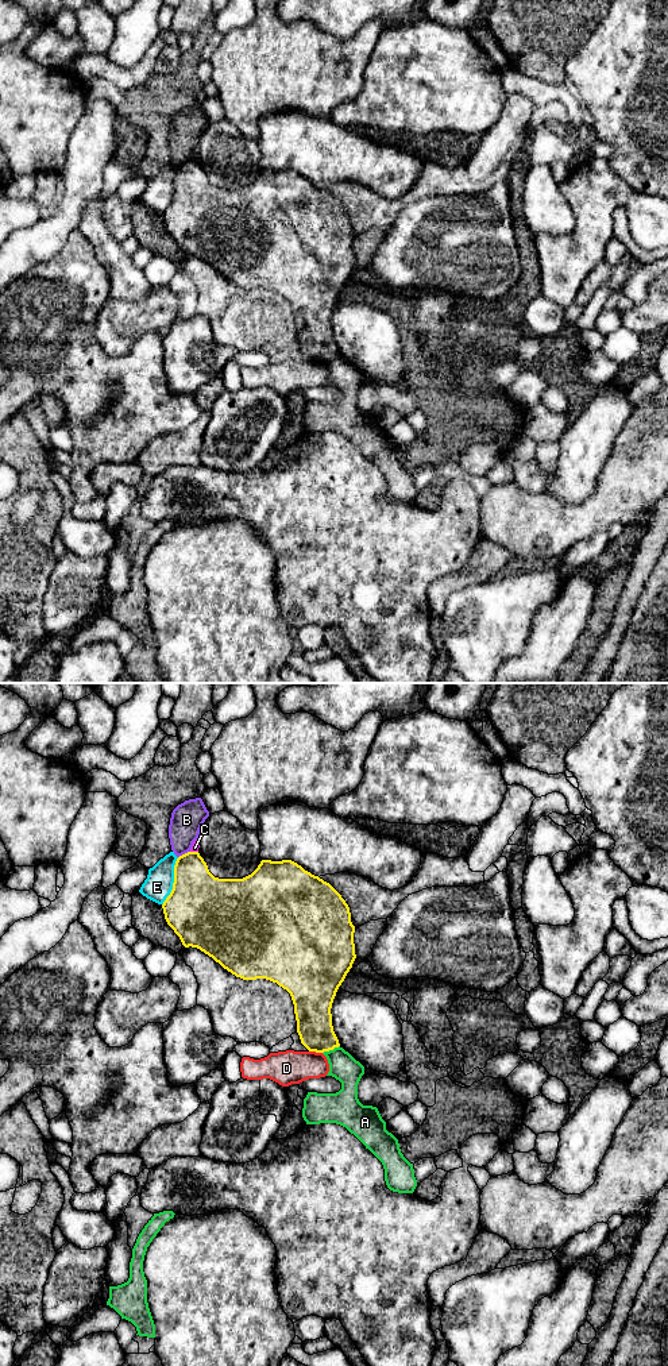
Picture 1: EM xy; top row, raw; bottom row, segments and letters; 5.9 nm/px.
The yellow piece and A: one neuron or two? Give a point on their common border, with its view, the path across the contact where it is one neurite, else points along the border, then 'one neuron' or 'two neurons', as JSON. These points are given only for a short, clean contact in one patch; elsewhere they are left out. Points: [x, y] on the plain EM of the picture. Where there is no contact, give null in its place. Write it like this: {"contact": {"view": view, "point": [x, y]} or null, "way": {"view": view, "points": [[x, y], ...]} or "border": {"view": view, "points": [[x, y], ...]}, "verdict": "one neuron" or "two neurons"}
{"contact": {"view": "xy", "point": [331, 358]}, "border": {"view": "xy", "points": [[339, 354], [323, 362]]}, "verdict": "two neurons"}

